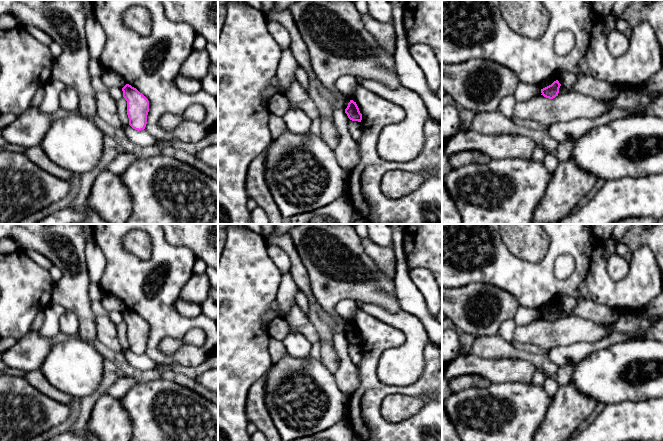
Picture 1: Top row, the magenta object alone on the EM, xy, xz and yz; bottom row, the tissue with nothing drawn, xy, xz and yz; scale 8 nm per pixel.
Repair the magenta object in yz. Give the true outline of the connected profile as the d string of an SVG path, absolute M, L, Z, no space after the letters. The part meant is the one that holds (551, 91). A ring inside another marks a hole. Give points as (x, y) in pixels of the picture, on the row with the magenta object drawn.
M556 80L551 85L541 89L541 95L546 98L553 99L558 96L560 86L561 84Z

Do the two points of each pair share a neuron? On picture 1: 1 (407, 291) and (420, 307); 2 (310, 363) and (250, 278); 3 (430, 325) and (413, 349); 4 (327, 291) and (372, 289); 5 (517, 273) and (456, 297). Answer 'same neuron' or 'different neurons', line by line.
1: same neuron
2: different neurons
3: different neurons
4: same neuron
5: different neurons

